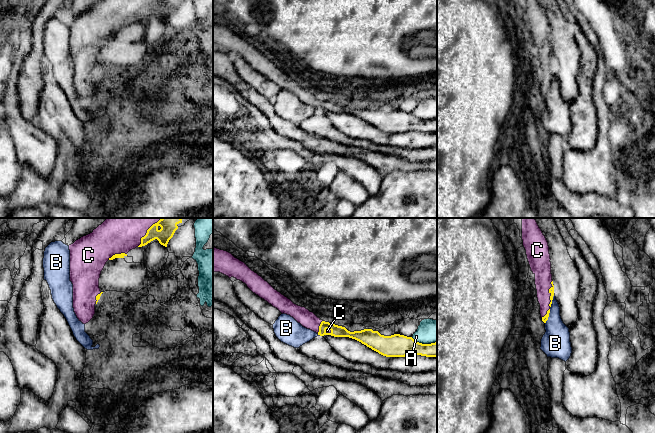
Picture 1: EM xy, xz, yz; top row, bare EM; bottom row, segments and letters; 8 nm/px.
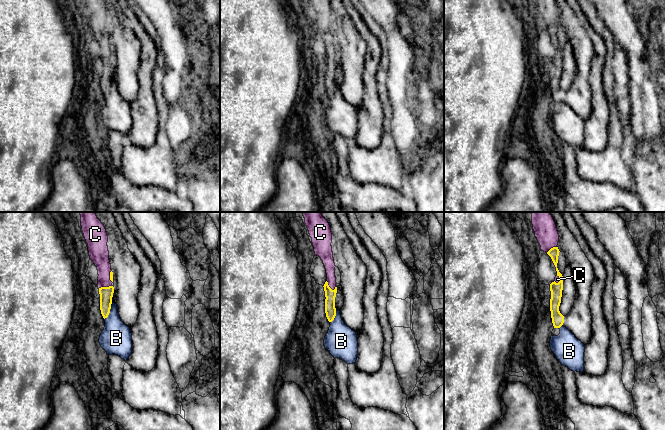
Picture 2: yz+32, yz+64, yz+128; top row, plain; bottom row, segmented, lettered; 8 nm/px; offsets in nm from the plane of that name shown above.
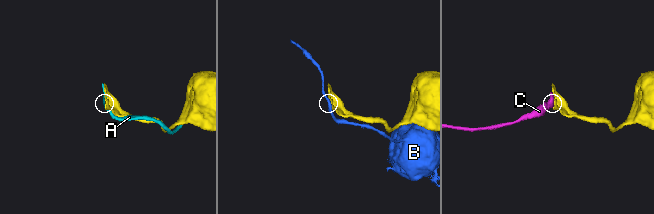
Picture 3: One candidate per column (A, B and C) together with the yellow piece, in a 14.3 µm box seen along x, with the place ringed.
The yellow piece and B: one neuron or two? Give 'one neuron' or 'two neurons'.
two neurons

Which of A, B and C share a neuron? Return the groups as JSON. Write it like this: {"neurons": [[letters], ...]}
{"neurons": [["A"], ["B"], ["C"]]}

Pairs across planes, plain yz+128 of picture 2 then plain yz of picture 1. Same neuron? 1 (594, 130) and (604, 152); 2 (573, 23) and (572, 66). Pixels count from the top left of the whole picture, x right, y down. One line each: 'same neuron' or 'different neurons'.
1: different neurons
2: same neuron

